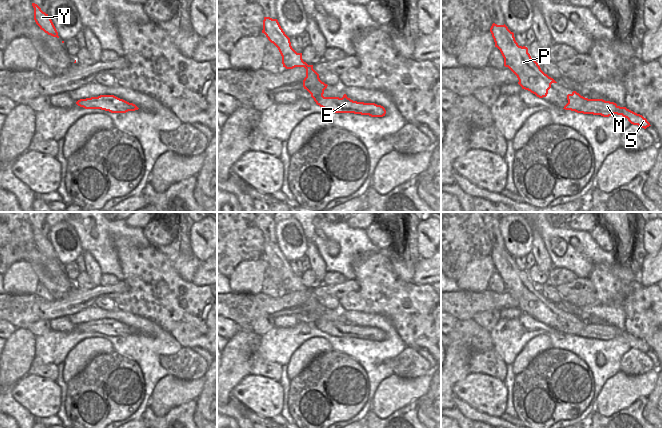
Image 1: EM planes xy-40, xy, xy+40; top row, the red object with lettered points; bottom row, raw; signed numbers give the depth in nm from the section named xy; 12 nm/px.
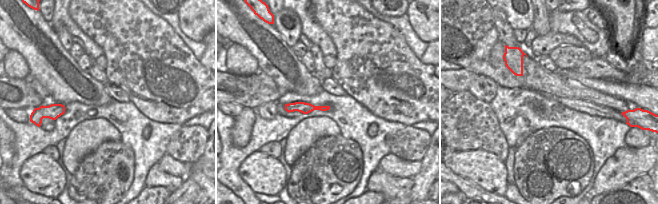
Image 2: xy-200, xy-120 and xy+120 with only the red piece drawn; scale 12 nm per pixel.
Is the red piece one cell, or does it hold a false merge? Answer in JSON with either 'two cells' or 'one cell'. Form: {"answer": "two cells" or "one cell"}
{"answer": "two cells"}

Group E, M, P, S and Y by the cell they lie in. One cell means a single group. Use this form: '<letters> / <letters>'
E M S / P Y

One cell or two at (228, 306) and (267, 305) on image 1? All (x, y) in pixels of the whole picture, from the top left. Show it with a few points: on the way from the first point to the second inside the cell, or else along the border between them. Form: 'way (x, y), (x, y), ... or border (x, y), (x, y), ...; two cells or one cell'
way (238, 306), (257, 305); one cell

